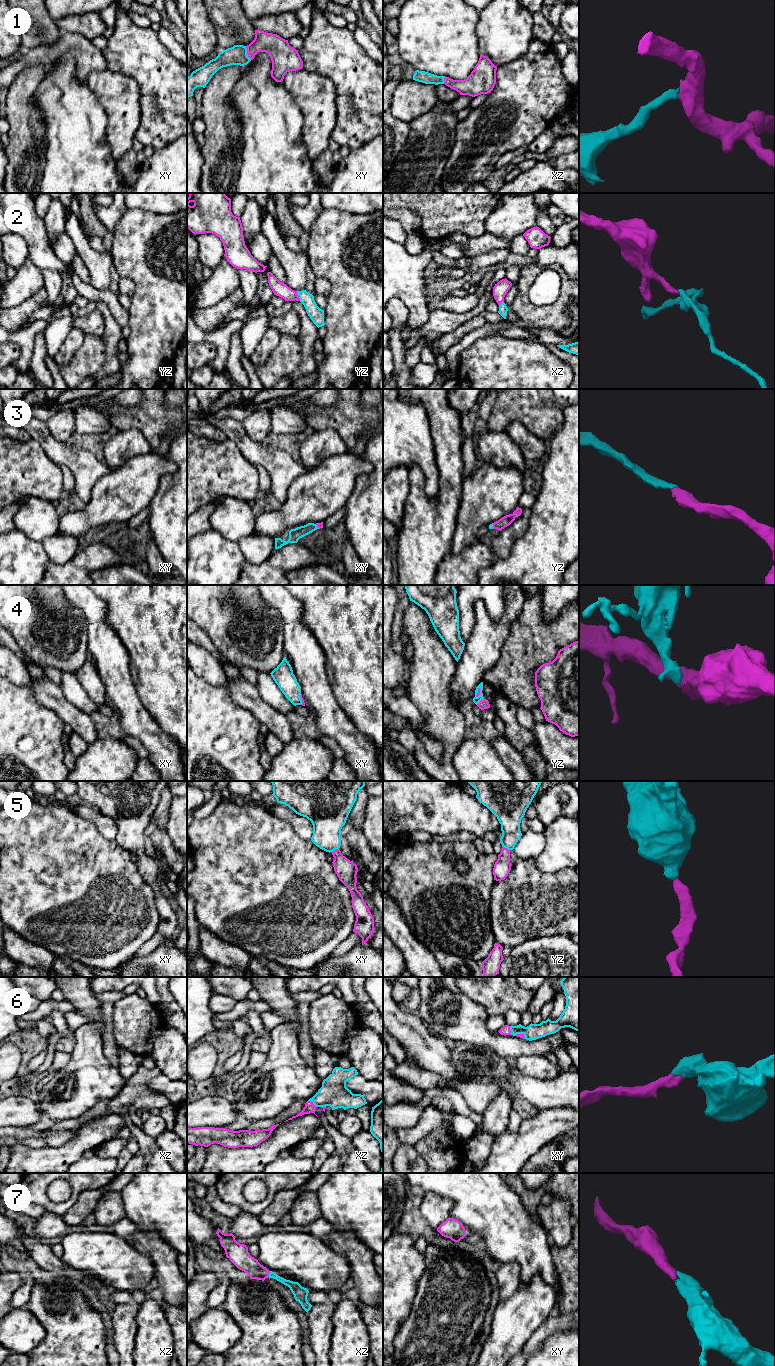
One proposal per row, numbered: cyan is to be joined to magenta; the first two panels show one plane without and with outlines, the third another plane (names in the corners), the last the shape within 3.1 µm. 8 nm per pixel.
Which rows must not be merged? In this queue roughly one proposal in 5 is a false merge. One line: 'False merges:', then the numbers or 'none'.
False merges: none

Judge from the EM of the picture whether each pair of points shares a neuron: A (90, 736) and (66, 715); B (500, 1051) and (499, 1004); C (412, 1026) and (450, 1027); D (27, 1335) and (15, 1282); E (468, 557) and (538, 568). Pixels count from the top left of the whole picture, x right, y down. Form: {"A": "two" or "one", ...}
{"A": "one", "B": "two", "C": "two", "D": "two", "E": "two"}

